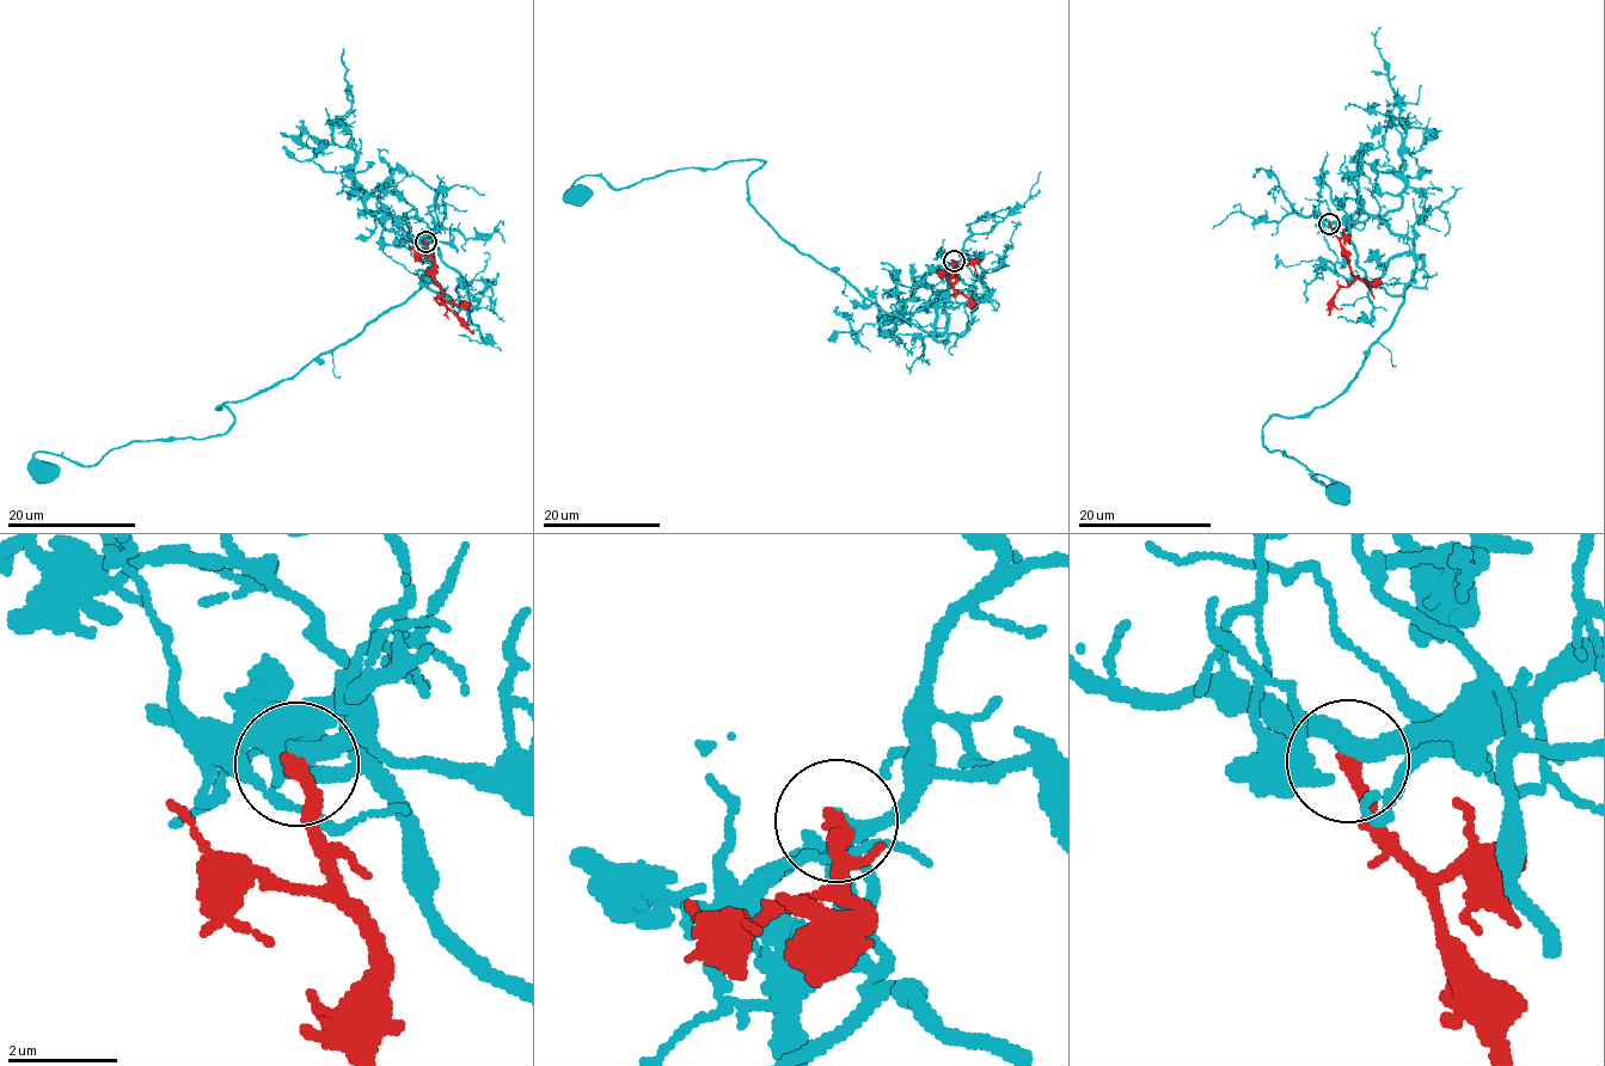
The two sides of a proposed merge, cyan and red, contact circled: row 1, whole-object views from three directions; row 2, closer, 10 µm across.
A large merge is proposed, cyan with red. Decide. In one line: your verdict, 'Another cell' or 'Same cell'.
Another cell

